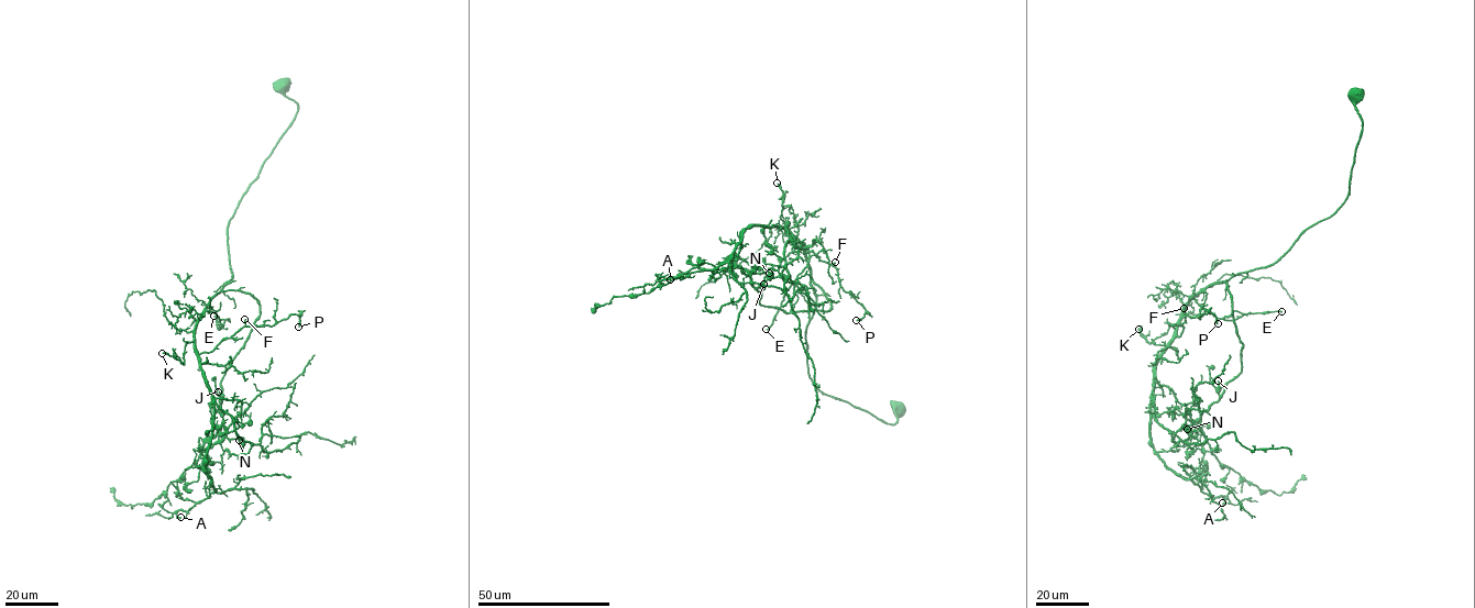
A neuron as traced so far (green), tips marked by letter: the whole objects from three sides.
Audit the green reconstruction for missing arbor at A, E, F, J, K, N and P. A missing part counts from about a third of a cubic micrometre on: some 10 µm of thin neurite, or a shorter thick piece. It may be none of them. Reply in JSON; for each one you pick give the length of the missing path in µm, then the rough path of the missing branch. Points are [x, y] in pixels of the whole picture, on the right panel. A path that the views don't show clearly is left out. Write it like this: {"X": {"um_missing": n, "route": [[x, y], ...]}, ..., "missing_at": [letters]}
{"A": {"um_missing": 35, "route": [[1222, 503], [1217, 500], [1228, 511], [1233, 522], [1244, 520]]}, "E": {"um_missing": 60}, "missing_at": ["A", "E"]}

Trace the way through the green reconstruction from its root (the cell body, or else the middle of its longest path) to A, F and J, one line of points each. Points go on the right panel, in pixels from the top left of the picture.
A: (1356, 94), (1362, 128), (1346, 199), (1273, 264), (1199, 290), (1157, 362), (1152, 446), (1167, 467), (1222, 503)
F: (1356, 94), (1361, 133), (1341, 205), (1273, 264), (1199, 290), (1187, 305), (1176, 336), (1182, 328), (1184, 308)
J: (1356, 94), (1362, 128), (1346, 199), (1273, 264), (1222, 282), (1243, 345), (1241, 372), (1220, 395), (1218, 380)

